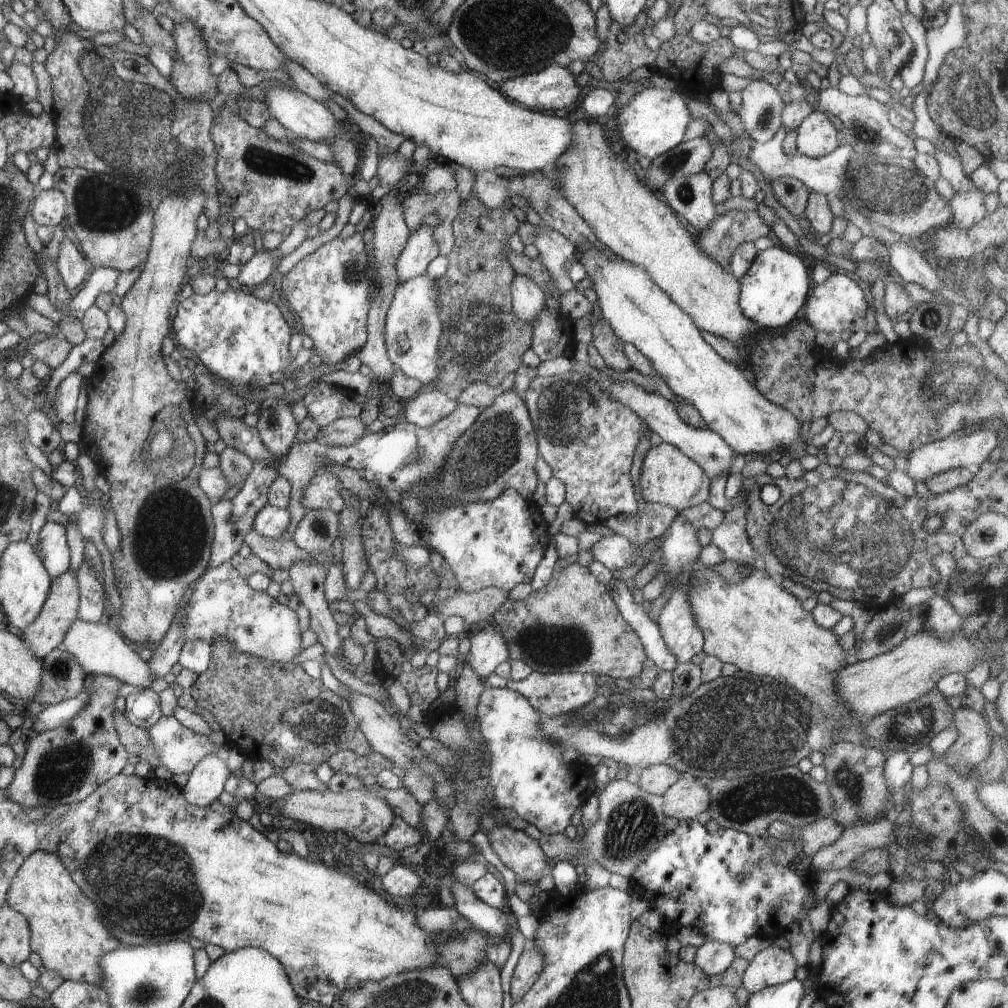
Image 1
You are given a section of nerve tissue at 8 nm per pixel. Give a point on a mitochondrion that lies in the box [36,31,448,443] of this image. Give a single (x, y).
(125, 116)

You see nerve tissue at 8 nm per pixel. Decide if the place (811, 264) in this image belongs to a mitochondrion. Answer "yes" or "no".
no

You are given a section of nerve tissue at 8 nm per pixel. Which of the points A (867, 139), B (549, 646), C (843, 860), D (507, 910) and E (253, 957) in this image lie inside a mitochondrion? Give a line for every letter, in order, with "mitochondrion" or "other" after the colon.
A: mitochondrion
B: mitochondrion
C: other
D: other
E: other

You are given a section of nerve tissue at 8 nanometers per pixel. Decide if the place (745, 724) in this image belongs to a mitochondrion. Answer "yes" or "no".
yes

